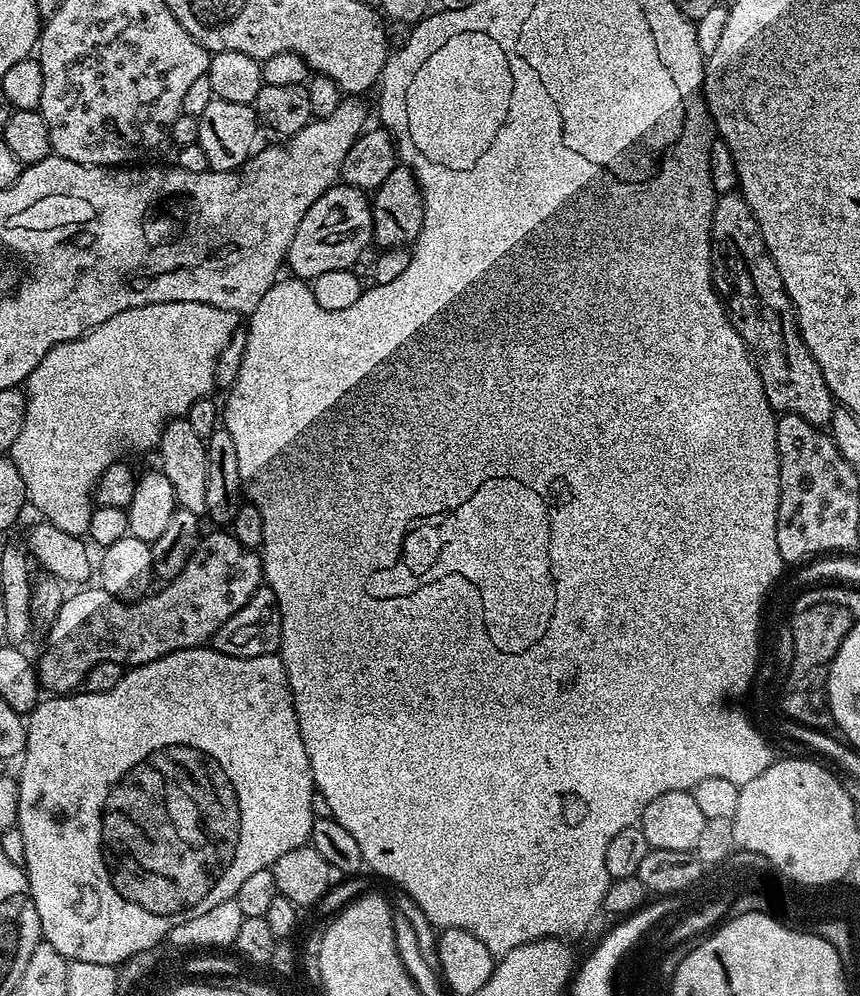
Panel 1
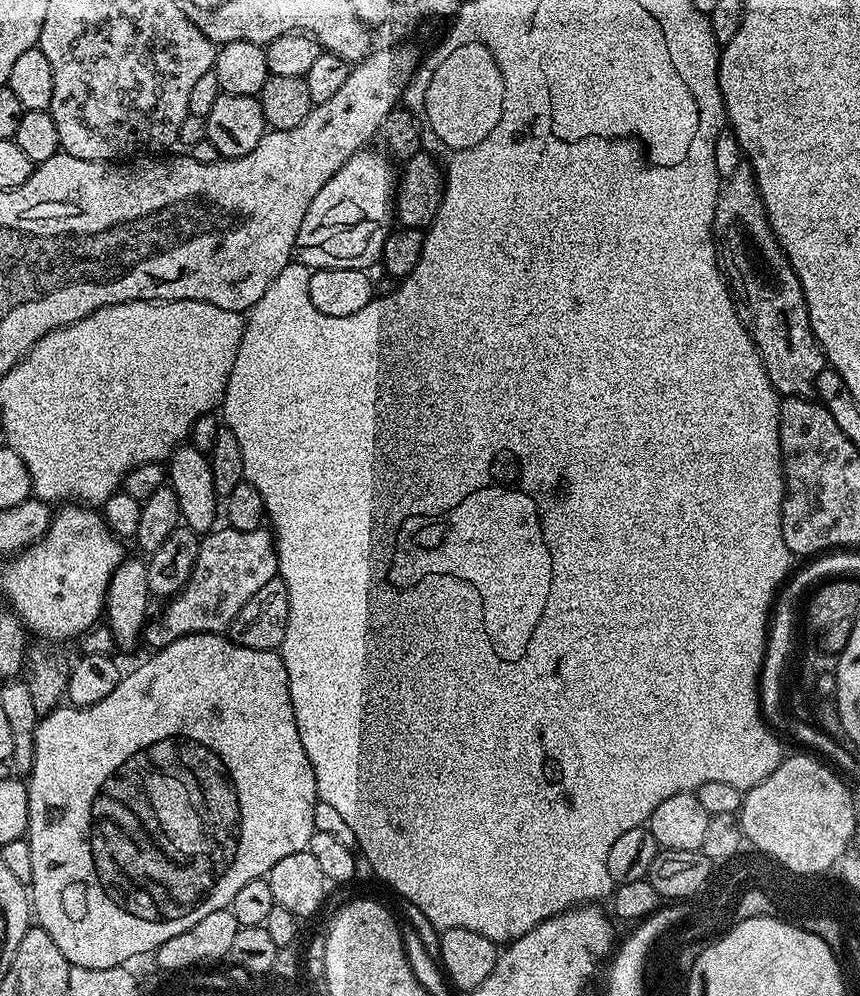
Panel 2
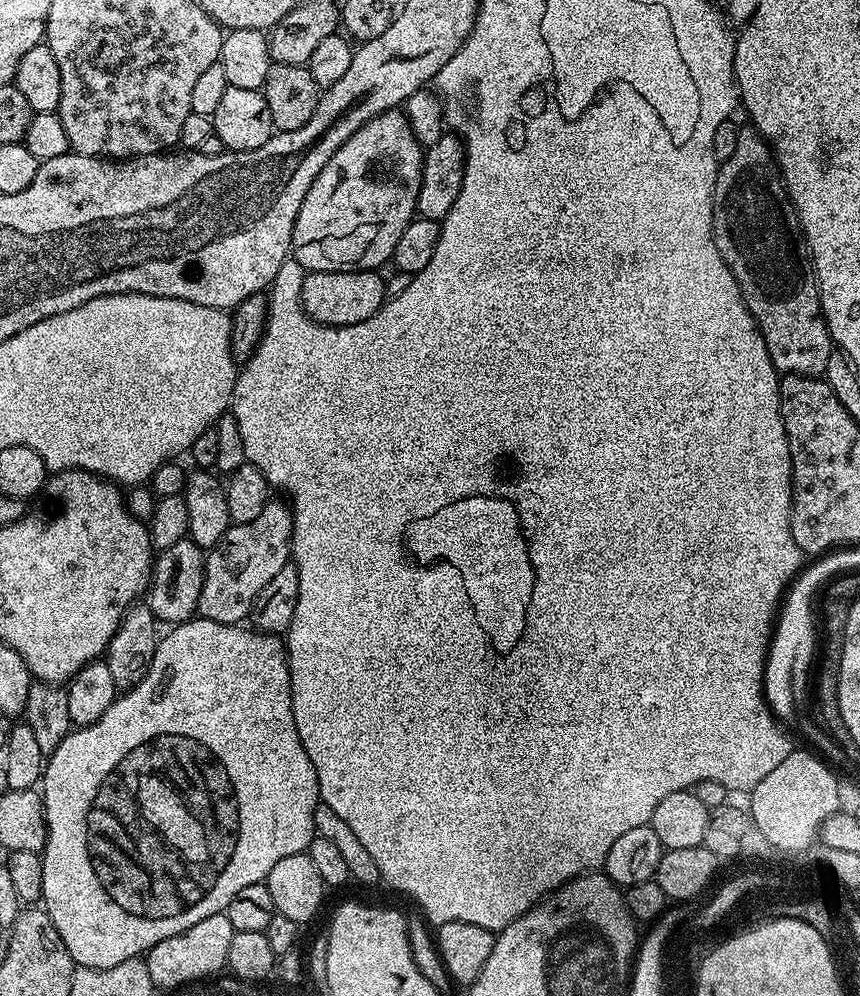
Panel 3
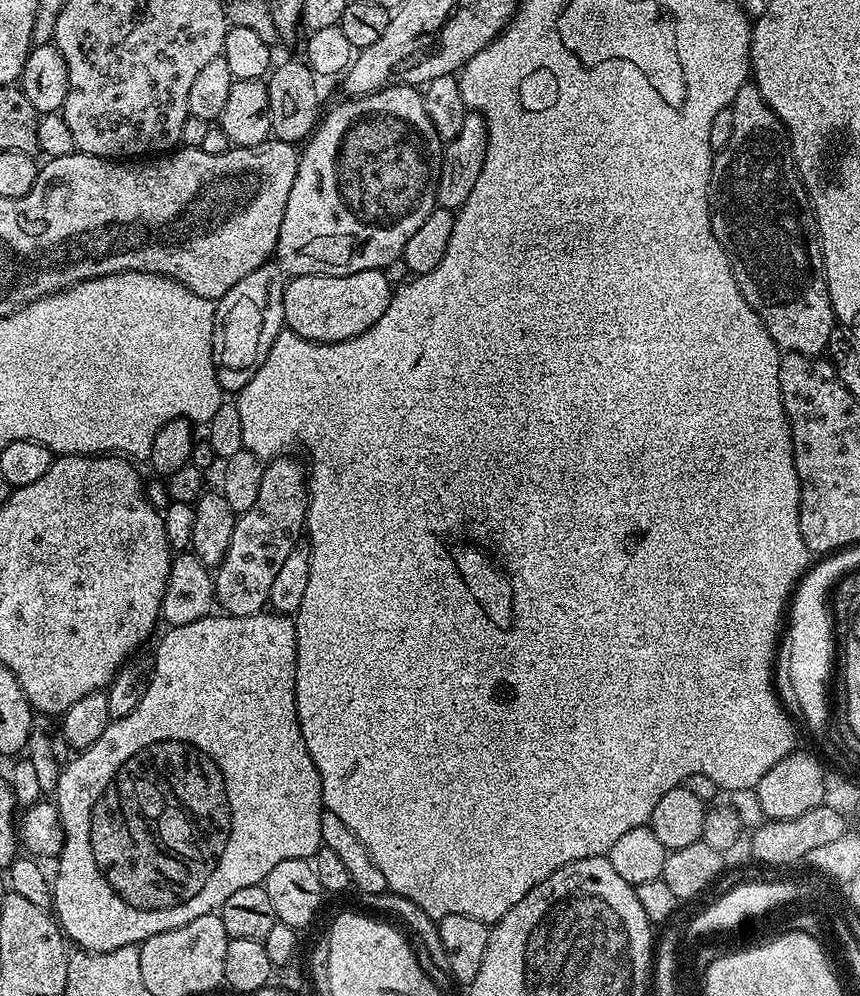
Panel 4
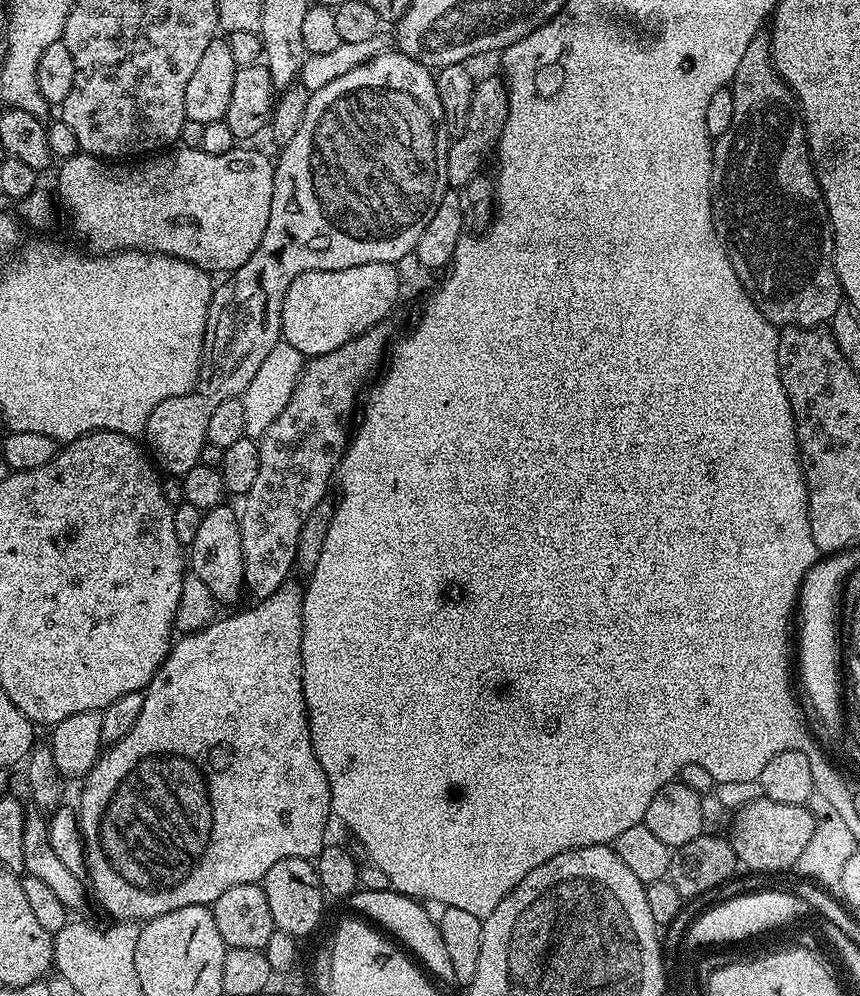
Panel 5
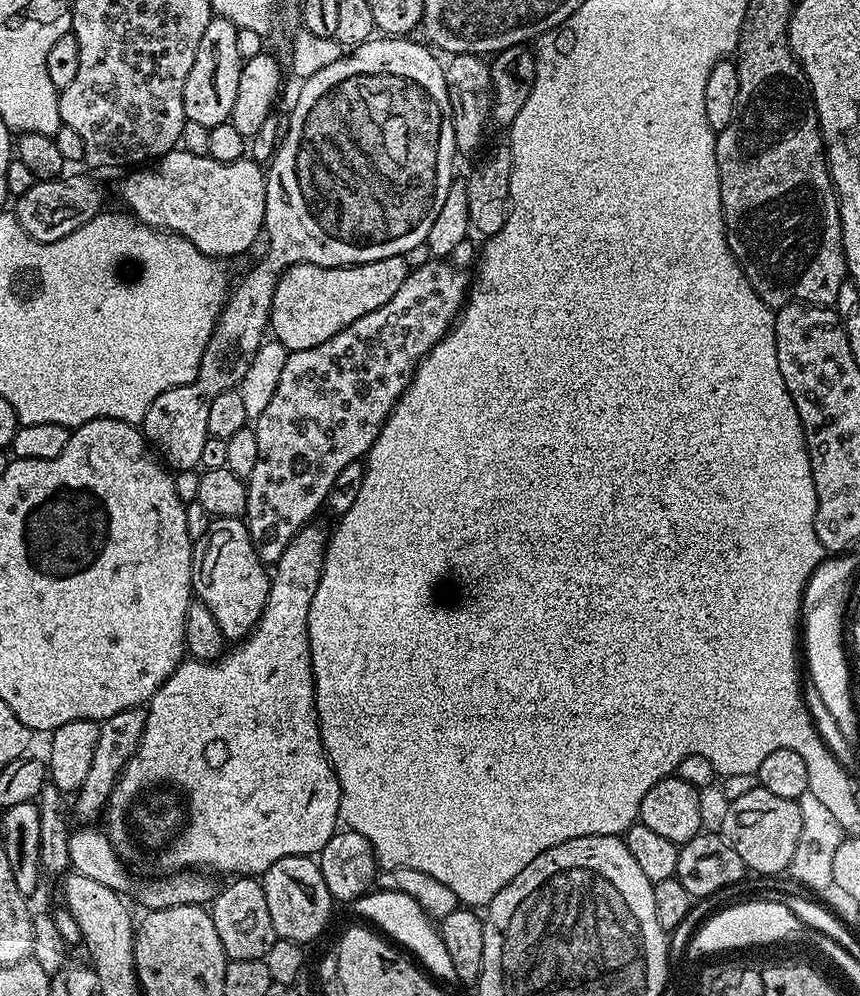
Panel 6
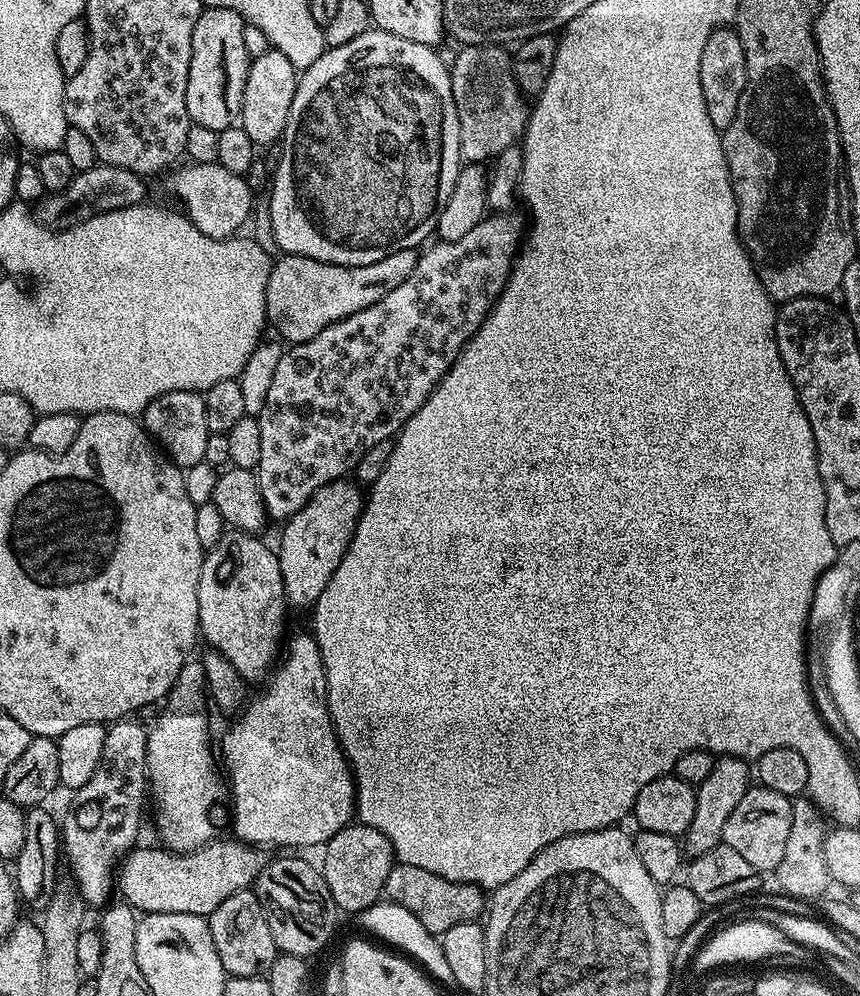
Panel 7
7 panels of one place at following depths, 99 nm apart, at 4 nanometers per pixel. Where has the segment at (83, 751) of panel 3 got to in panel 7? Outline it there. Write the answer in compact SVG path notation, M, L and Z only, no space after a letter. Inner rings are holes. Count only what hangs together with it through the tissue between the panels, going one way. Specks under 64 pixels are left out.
M341 478L319 488L308 499L306 506L302 506L302 510L283 521L278 555L284 596L293 609L308 610L318 602L334 570L338 570L338 562L342 562L350 546L352 532L356 529L365 503L366 496L361 485L351 479ZM300 632L297 636L289 635L287 637L286 647L283 649L278 663L272 668L270 675L267 677L266 683L263 685L265 688L257 696L255 693L245 703L242 711L233 719L237 720L225 730L220 744L218 740L218 752L222 757L222 768L226 773L227 783L230 785L230 824L231 827L236 827L235 835L239 839L253 846L273 844L274 847L280 848L276 850L300 850L296 848L308 848L311 844L323 846L328 843L328 839L334 834L338 834L338 830L342 830L347 824L353 823L354 820L356 811L356 777L352 774L352 765L349 764L348 757L344 755L344 750L340 746L340 739L336 737L336 731L330 718L326 670L322 662L322 654L318 650L318 642L315 635L305 632Z

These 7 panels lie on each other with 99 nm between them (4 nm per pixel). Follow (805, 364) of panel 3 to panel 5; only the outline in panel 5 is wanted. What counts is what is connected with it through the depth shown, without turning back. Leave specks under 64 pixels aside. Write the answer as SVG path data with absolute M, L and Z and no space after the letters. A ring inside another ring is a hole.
M758 34L750 42L750 46L746 46L746 54L742 57L738 70L734 70L730 91L734 98L734 122L730 122L730 130L726 130L726 134L715 137L712 145L712 221L716 227L716 233L728 251L730 262L746 294L755 302L758 310L762 310L762 314L771 324L794 328L818 328L827 325L834 318L838 306L844 300L844 292L840 289L840 279L836 273L836 263L832 257L834 254L832 223L828 221L828 207L822 190L818 186L818 178L812 165L812 155L808 153L808 139L804 129L804 118L800 115L800 105L797 104L792 89L772 65L772 46L767 35Z

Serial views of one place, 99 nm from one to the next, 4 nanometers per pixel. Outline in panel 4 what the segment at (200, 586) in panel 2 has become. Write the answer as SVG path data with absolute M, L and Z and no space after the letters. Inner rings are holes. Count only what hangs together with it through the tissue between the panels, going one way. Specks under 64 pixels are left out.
M291 455L269 460L265 463L262 474L262 487L258 490L258 499L250 510L239 513L236 517L234 534L230 534L230 546L222 558L220 564L214 568L214 600L220 604L229 616L253 616L265 611L269 603L270 588L281 569L282 562L289 556L297 540L301 539L306 528L308 518L308 482L306 479L306 468Z

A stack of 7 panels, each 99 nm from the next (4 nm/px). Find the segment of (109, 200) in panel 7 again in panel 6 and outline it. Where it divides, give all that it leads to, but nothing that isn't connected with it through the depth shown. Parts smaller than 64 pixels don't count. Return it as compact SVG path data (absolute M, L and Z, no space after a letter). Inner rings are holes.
M67 176L37 181L15 201L14 218L35 241L43 244L56 242L103 211L102 190L94 179L88 176Z

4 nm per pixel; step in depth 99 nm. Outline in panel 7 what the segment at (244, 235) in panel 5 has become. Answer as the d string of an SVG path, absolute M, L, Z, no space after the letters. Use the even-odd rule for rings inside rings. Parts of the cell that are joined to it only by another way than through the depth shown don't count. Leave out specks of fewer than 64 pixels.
M189 163L187 167L172 180L172 188L180 199L179 207L184 215L210 238L226 240L235 237L252 212L254 192L248 188L245 177L226 170L218 163Z

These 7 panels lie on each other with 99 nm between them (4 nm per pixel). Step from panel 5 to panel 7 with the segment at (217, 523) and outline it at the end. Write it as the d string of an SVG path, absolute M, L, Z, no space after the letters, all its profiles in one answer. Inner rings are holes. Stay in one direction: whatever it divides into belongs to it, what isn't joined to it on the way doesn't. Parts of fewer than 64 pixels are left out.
M225 531L223 538L207 549L202 562L202 574L198 578L198 618L200 619L199 635L208 643L213 652L221 652L238 670L246 682L263 681L269 675L285 639L284 615L290 612L290 605L284 596L284 583L280 569L280 557L260 541L259 535L250 532Z

